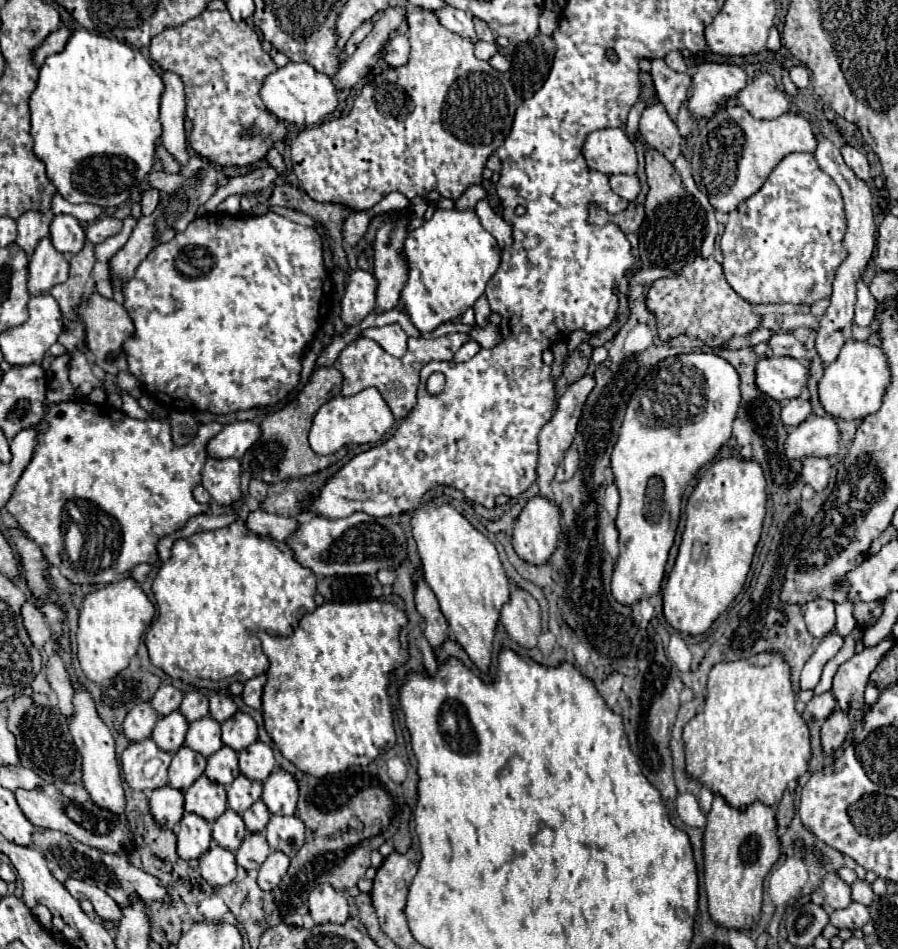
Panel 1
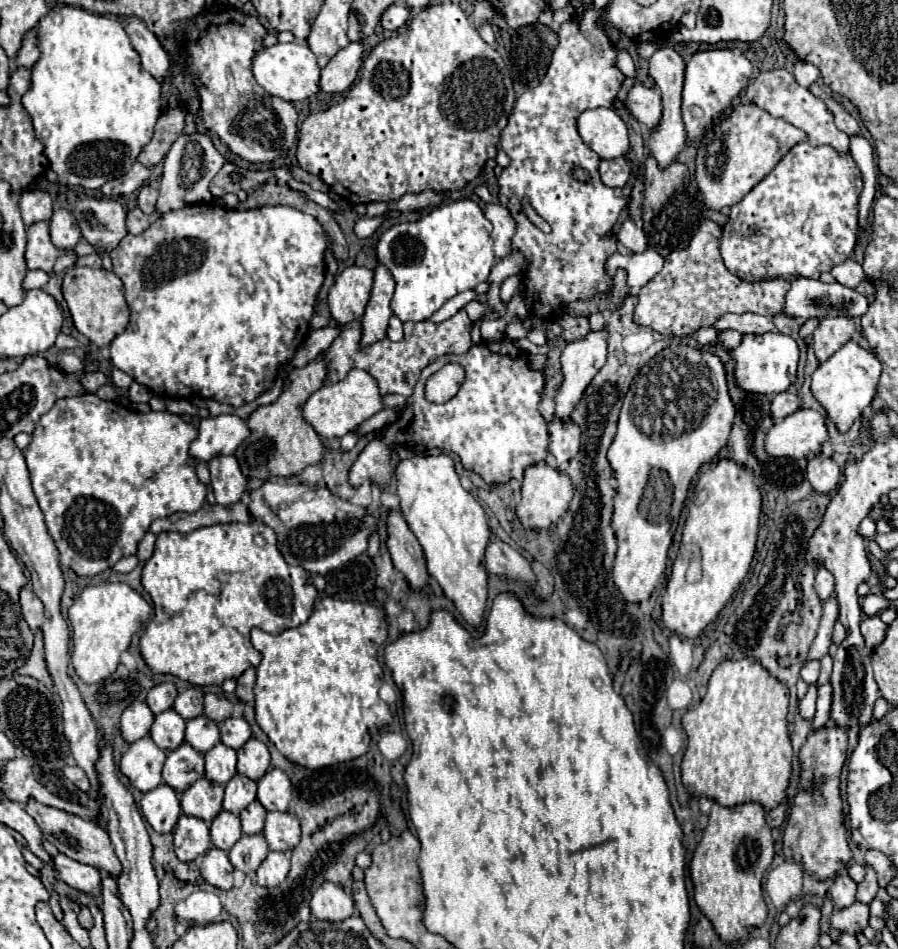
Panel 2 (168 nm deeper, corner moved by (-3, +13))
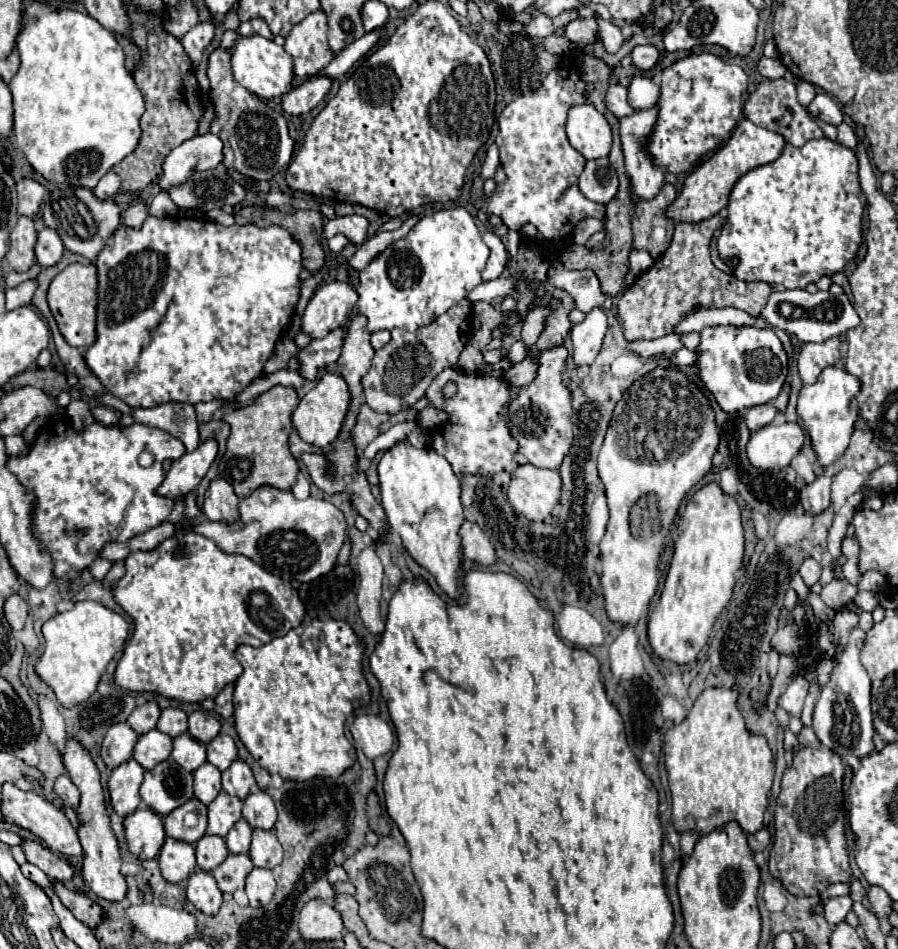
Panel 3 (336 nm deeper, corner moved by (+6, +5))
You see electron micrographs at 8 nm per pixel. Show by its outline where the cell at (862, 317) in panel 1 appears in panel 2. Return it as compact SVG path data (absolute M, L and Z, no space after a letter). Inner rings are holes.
M796 278L792 282L792 288L786 294L784 300L784 312L792 318L802 318L802 320L822 320L824 316L848 316L848 318L858 318L868 310L868 300L866 296L858 294L852 288L844 288L842 284L824 284L820 280L810 280L810 278Z

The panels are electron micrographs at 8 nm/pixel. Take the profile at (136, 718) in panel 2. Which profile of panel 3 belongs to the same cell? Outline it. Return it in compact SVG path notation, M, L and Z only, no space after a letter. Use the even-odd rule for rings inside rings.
M119 722L113 724L103 740L103 748L101 748L101 758L109 768L119 766L123 760L129 760L133 754L133 748L137 744L137 732L127 724L127 722Z

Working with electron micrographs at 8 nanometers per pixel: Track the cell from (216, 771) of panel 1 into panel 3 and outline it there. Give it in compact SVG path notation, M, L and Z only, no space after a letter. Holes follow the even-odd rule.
M205 762L195 770L195 798L203 804L209 804L215 800L215 796L221 792L221 772L211 762Z

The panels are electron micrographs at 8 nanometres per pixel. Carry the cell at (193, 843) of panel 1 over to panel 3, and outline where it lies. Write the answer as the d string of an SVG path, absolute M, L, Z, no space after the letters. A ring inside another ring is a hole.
M165 838L159 854L159 868L167 882L181 882L195 870L195 848L189 842Z

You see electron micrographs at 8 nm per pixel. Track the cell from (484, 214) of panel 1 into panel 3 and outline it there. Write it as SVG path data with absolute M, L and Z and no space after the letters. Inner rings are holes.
M483 232L481 234L483 242L489 246L491 250L491 256L487 260L487 266L483 270L483 280L497 280L499 274L503 272L505 264L507 264L507 250L505 250L505 244L499 240L499 236L495 236L493 232Z

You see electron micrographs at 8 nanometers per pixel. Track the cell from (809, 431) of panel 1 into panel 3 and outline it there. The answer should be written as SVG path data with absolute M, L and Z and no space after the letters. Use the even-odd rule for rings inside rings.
M797 422L769 424L755 432L747 444L747 456L759 470L783 470L801 452L805 430Z

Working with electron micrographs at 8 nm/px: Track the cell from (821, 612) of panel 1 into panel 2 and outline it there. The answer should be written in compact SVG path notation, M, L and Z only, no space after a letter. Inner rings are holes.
M818 568L816 572L816 584L814 584L820 600L824 602L832 592L834 592L834 576L826 568Z

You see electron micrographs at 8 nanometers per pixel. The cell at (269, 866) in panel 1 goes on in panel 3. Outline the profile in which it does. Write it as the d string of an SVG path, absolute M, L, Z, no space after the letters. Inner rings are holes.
M253 868L247 876L247 896L251 906L267 906L275 894L275 874L271 868Z

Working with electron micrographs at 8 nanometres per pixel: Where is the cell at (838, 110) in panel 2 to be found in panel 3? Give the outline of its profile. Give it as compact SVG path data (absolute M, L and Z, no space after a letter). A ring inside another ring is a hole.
M819 92L813 102L807 106L811 116L815 116L819 122L825 122L825 124L833 124L833 126L839 126L843 122L843 114L841 114L841 108L837 106L837 102L833 102L833 98L825 92Z

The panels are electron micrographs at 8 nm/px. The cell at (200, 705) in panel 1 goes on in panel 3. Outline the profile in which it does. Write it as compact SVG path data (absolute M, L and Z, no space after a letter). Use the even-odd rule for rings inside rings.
M165 708L159 716L159 722L157 722L157 730L169 734L171 738L187 732L187 712L183 712L181 708Z

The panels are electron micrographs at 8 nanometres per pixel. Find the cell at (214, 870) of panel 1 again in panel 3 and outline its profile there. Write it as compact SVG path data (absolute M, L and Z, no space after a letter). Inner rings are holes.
M195 870L189 880L187 880L187 900L195 904L205 914L217 914L223 894L217 886L217 880L213 878L211 872L205 870Z

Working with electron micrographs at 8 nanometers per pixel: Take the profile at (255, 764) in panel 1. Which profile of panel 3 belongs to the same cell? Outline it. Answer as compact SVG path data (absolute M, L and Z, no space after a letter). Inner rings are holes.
M235 760L223 772L223 790L245 800L247 794L251 792L251 788L255 788L255 776L253 776L251 768L243 760Z

